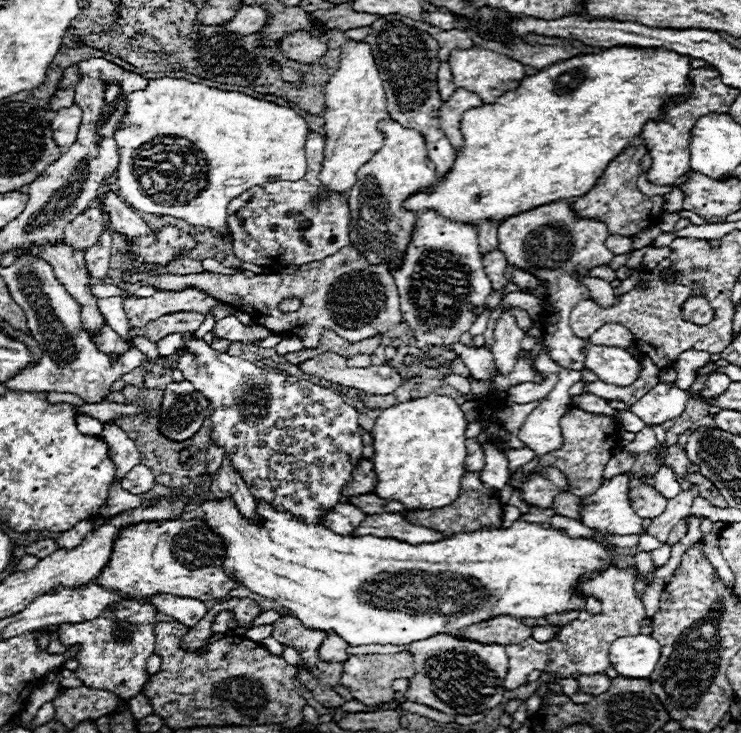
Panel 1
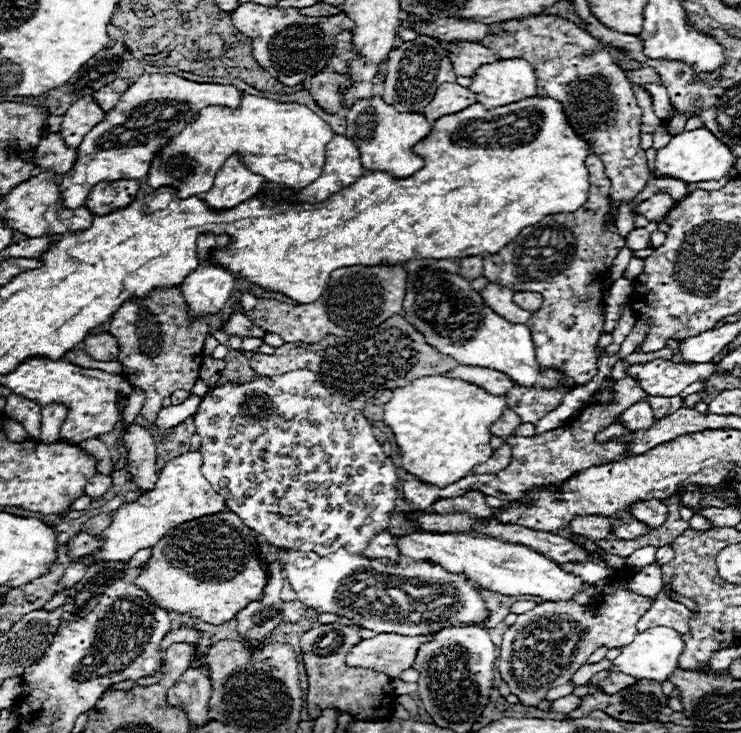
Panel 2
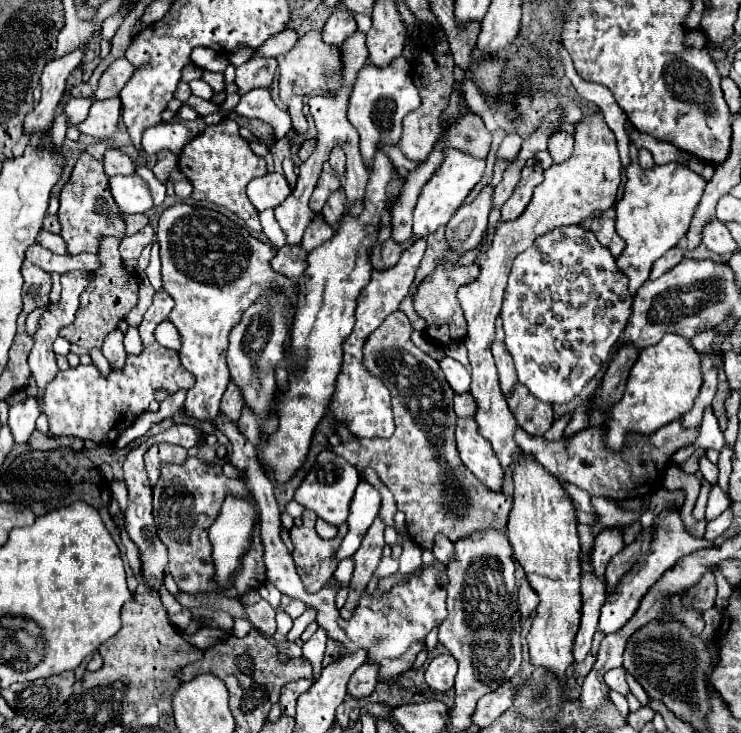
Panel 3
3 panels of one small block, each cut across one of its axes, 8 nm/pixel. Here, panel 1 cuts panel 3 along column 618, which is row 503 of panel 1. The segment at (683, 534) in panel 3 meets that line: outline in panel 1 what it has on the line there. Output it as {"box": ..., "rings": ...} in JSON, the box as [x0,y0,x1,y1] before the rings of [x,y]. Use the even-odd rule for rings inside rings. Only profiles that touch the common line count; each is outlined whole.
{"box":[580,474,646,536],"rings":[[[620,474],[606,480],[592,496],[584,496],[580,506],[580,522],[588,528],[620,536],[646,534],[642,528],[642,518],[628,502],[628,482],[628,474]]]}

